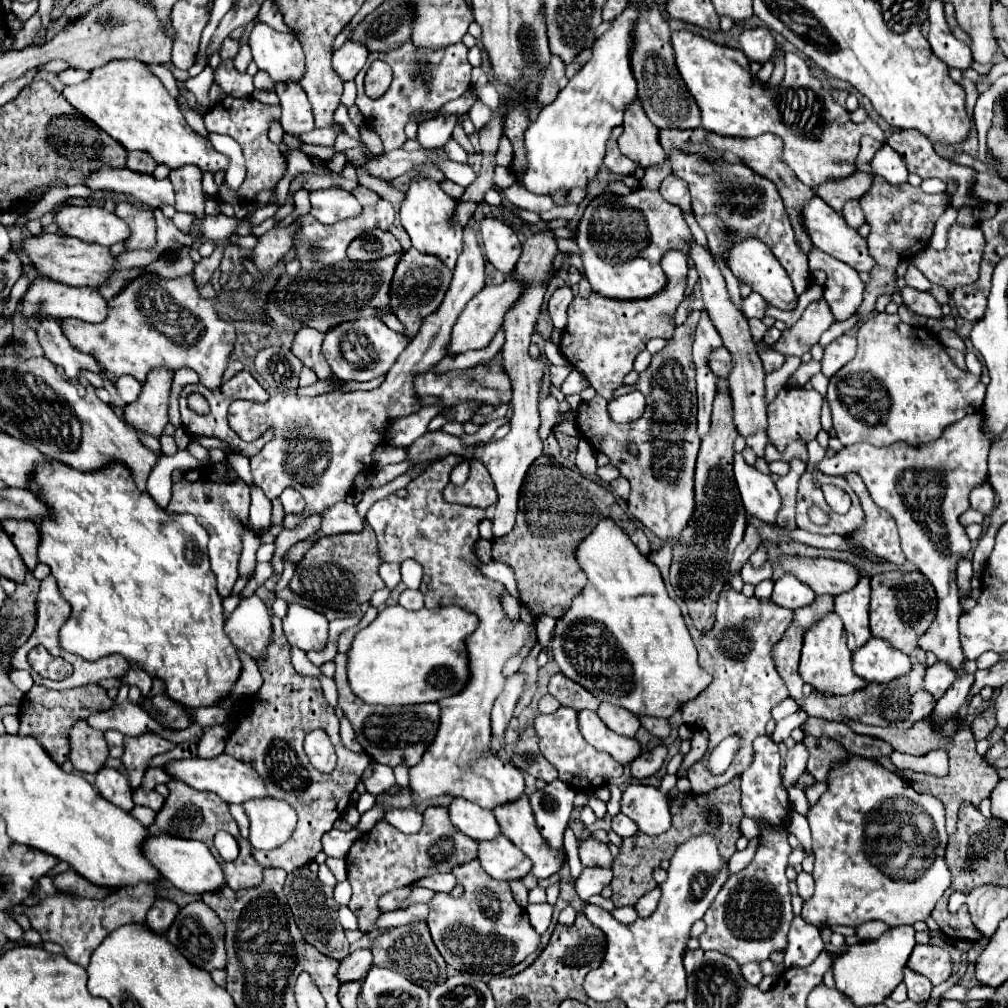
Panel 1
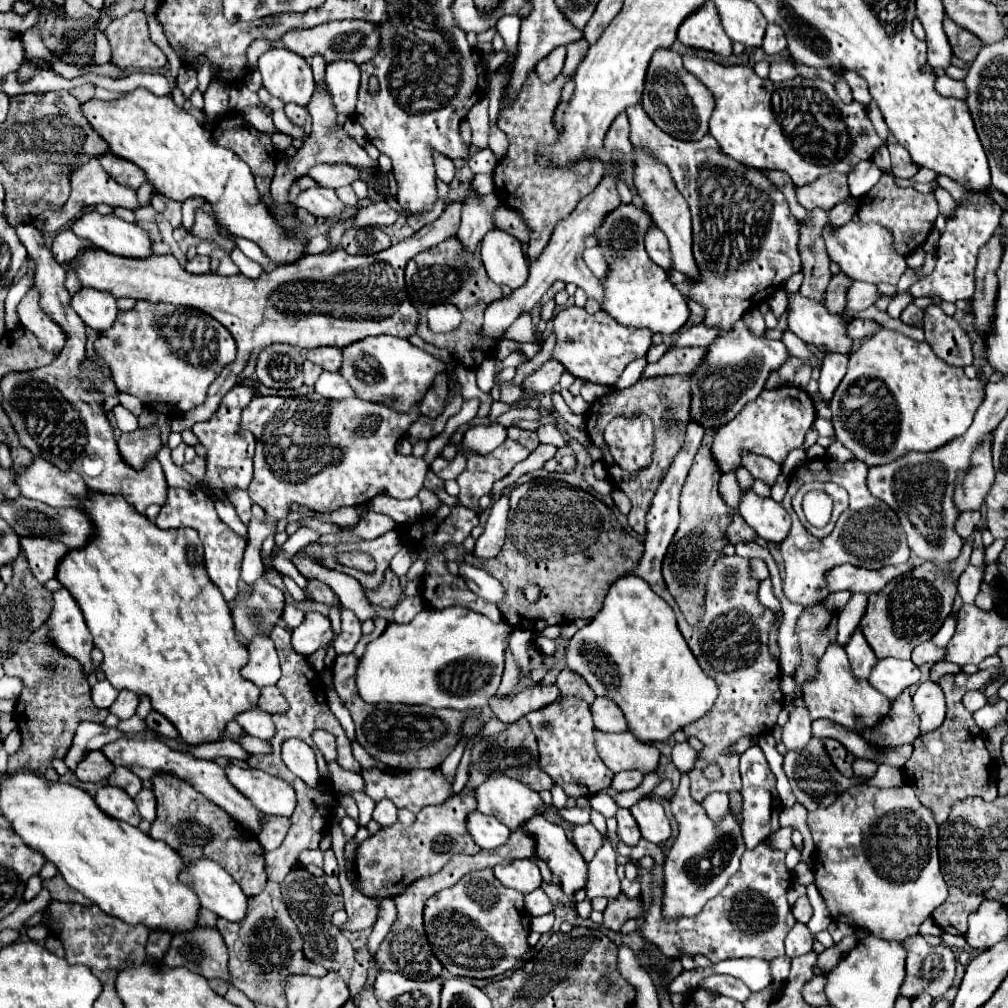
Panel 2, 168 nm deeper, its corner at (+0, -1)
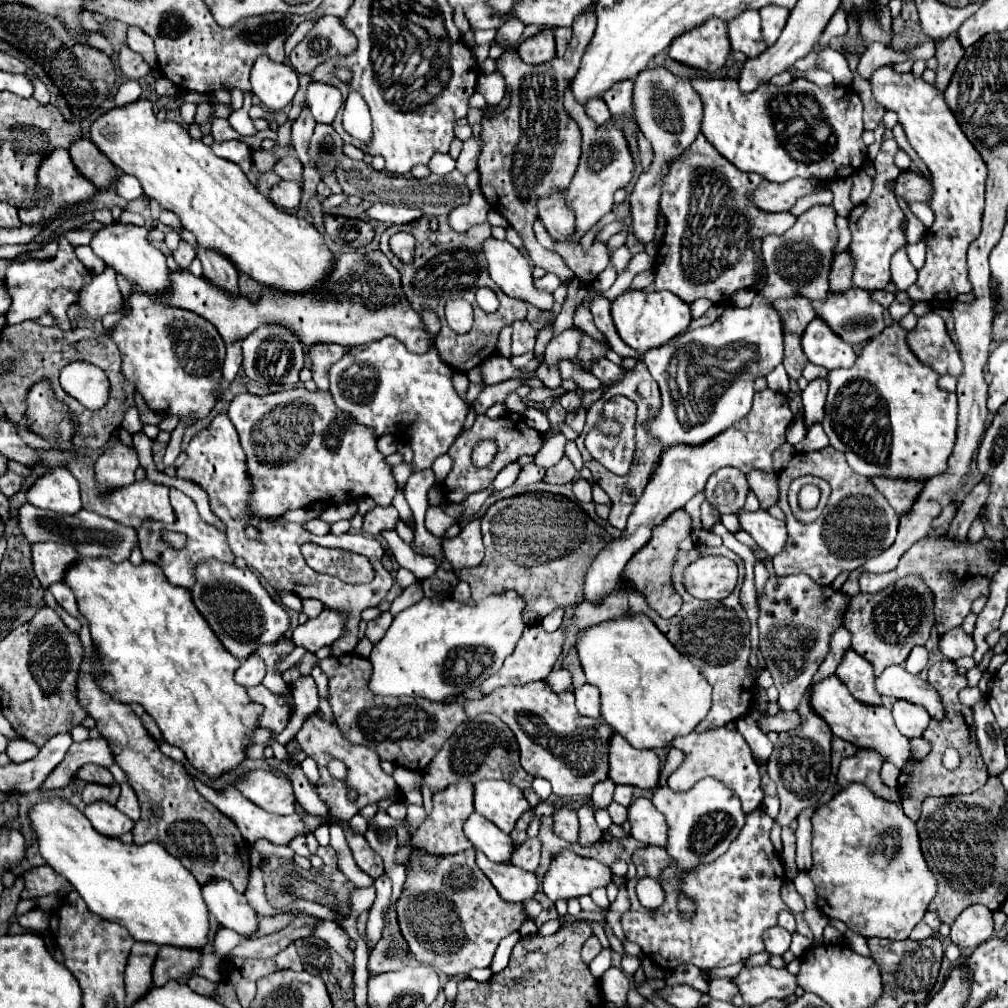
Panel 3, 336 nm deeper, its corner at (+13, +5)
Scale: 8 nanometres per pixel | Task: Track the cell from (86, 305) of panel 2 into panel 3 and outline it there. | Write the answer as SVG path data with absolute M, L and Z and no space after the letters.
M107 266L103 274L93 276L93 282L81 290L79 302L75 306L83 316L89 316L89 318L103 318L109 312L121 310L123 294L119 292L115 270Z

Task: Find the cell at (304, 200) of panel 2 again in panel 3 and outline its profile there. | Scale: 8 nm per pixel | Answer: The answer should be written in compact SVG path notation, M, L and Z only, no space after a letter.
M277 182L267 196L275 206L285 208L285 210L293 210L299 206L301 200L301 188L295 182Z

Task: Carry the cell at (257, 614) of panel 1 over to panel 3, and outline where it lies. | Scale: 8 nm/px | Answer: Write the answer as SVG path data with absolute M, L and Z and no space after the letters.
M251 654L241 664L241 668L235 672L235 682L245 688L251 688L251 686L257 686L263 682L265 672L267 672L267 666L263 664L263 660L257 654Z

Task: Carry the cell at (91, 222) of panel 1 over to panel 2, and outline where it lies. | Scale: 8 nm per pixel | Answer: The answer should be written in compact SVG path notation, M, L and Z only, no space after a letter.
M86 212L82 218L74 220L72 232L82 238L90 240L96 248L118 256L130 258L146 258L152 254L152 242L138 224L130 224L120 220L114 214L98 214Z

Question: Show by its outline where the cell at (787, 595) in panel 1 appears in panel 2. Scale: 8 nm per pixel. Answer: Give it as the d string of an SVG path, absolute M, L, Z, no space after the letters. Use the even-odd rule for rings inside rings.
M822 458L818 462L804 462L802 466L798 466L792 472L788 492L782 500L782 506L792 516L792 528L788 532L788 538L780 544L782 546L782 558L786 564L784 596L790 602L796 602L802 606L812 606L812 602L824 600L828 596L824 572L834 568L834 566L848 562L848 564L862 566L868 570L878 570L878 568L892 566L892 564L904 564L910 558L910 550L908 550L908 544L906 544L906 538L904 538L904 532L900 528L896 514L888 506L884 506L884 502L872 498L872 494L866 488L866 474L868 474L868 466L864 466L864 462L860 462L860 460L850 460L850 462L840 464L840 462L834 462L830 458ZM814 464L818 464L816 472L812 470L814 480L834 482L834 484L846 488L846 492L850 494L848 510L838 518L832 534L822 538L822 540L816 540L810 532L806 532L806 528L800 524L800 520L792 508L794 492L798 492L798 488L804 482L808 482L808 470Z

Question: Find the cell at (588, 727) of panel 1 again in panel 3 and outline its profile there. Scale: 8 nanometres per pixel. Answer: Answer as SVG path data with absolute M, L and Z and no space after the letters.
M615 734L609 744L609 778L641 790L655 790L659 784L661 760L653 750L637 750Z

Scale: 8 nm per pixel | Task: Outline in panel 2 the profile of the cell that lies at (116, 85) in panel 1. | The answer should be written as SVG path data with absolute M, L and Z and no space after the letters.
M136 88L124 92L118 100L102 102L94 98L80 104L80 108L90 126L108 142L110 150L138 164L160 194L178 202L192 196L206 198L214 206L222 228L256 242L276 262L296 262L302 256L308 240L286 234L274 222L264 198L256 192L248 164L236 152L218 146L212 134L204 132L186 110L174 104L172 96L156 96L146 88Z

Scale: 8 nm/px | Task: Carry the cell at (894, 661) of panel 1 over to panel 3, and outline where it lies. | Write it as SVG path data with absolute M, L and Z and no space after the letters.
M889 666L877 680L877 692L895 700L907 700L911 704L921 704L933 720L943 720L943 702L939 692L919 676L903 670L903 666Z

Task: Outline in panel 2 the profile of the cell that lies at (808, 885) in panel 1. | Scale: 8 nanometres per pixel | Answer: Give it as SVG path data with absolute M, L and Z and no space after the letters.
M806 894L796 900L796 904L794 904L794 908L792 908L792 914L794 914L794 918L796 918L798 922L808 924L808 920L810 920L810 916L812 916L812 906L810 906L810 900L808 900Z

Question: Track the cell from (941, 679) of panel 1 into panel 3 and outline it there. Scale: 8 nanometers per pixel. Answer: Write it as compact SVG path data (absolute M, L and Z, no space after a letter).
M897 700L893 706L893 718L897 724L897 730L907 738L917 738L923 734L923 730L929 724L929 714L915 704L909 704L905 700Z

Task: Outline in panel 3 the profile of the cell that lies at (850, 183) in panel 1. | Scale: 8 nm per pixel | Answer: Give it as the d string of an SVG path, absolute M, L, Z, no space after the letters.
M791 178L783 184L765 180L751 194L751 202L755 204L755 208L763 212L789 212L791 206L797 202L797 198L813 194L823 188L829 188L829 184L825 186L825 184L817 184L813 180L803 180L803 178Z

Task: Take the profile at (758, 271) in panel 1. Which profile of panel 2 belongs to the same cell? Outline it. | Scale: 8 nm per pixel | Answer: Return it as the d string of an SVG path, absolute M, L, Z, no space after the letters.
M788 292L788 328L806 344L826 346L830 352L852 352L852 340L840 324L840 316L830 314L820 302L808 302L800 292Z

